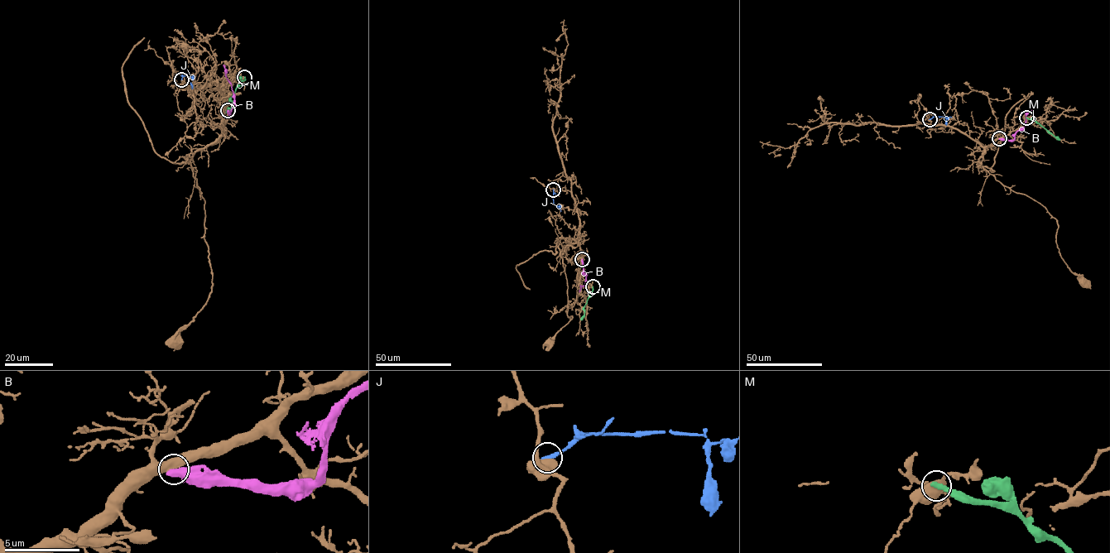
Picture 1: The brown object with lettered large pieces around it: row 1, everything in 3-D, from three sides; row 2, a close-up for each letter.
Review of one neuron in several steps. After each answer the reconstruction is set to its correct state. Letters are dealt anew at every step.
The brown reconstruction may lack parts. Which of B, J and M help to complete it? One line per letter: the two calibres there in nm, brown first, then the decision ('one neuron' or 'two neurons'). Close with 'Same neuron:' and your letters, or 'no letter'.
B: 550 nm thick on the brown side, 600 nm on the other; two neurons
J: 750 nm thick on the brown side, 220 nm on the other; two neurons
M: 480 nm thick on the brown side, 320 nm on the other; two neurons
Same neuron: no letter

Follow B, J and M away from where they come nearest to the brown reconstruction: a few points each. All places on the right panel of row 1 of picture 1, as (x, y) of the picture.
B: (999, 138), (1013, 140), (1015, 133), (1025, 125), (1025, 115), (1031, 109)
J: (929, 119), (945, 116), (946, 125)
M: (1026, 117), (1059, 140)

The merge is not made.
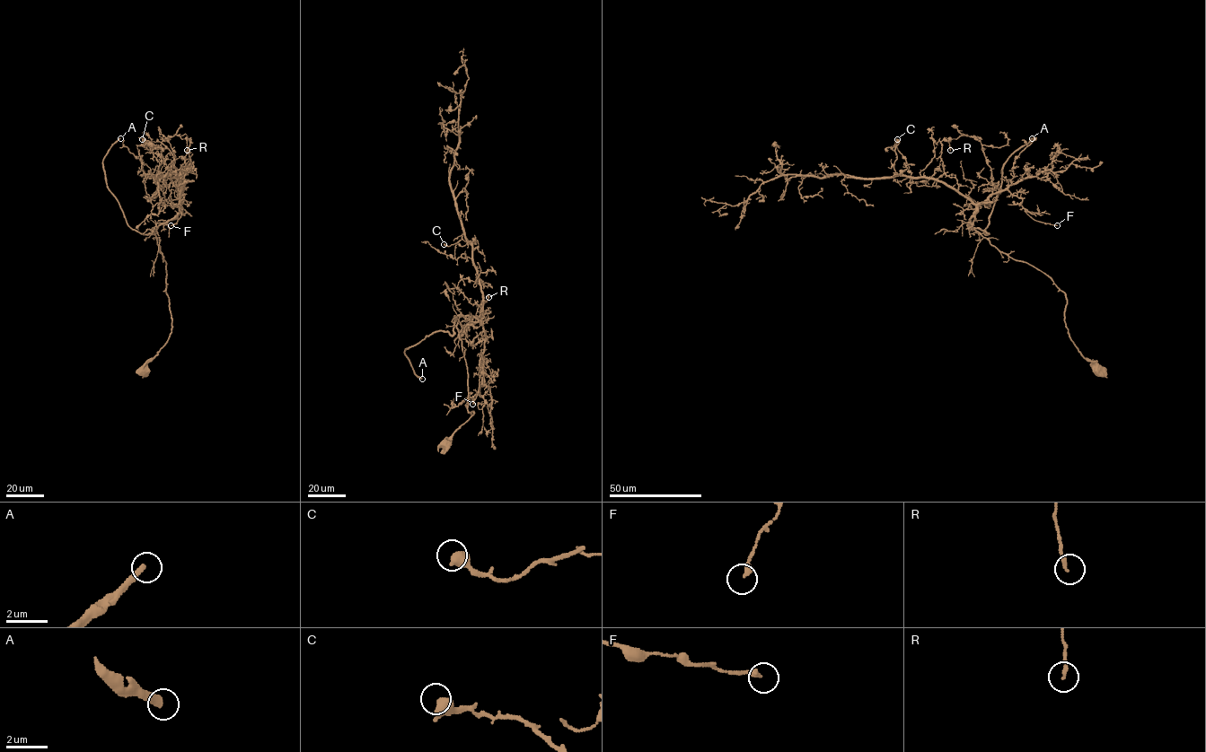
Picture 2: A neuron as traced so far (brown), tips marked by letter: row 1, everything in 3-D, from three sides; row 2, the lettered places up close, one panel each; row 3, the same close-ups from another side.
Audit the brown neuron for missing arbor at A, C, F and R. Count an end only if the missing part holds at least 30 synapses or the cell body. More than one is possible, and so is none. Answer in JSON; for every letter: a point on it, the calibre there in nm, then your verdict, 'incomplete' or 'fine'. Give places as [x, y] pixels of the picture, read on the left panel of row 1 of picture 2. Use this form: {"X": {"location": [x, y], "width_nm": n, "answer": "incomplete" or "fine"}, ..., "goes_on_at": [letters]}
{"A": {"location": [120, 138], "width_nm": 360, "answer": "incomplete"}, "C": {"location": [142, 139], "width_nm": 600, "answer": "fine"}, "F": {"location": [171, 225], "width_nm": 240, "answer": "fine"}, "R": {"location": [187, 150], "width_nm": 140, "answer": "fine"}, "goes_on_at": ["A"]}

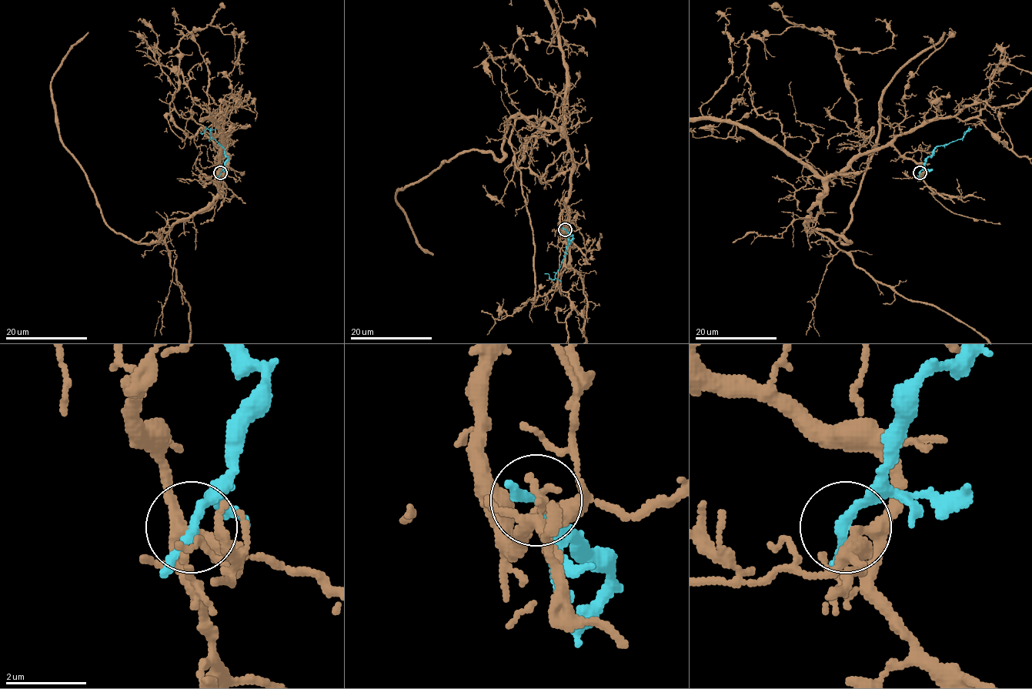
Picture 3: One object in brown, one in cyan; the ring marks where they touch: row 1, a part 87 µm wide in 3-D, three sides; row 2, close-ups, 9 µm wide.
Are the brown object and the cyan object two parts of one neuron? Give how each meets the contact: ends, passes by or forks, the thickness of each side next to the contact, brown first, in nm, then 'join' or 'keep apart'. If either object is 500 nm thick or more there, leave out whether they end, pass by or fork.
brown forks | cyan passes by | 240/240 nm | keep apart

